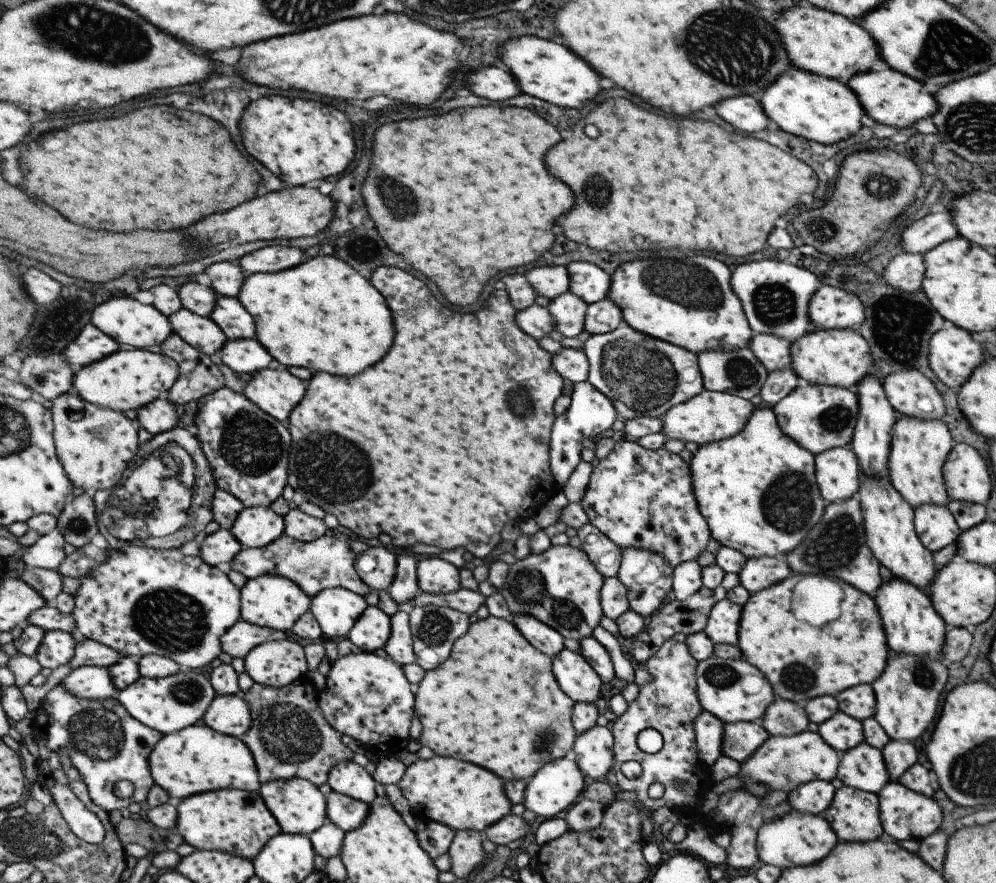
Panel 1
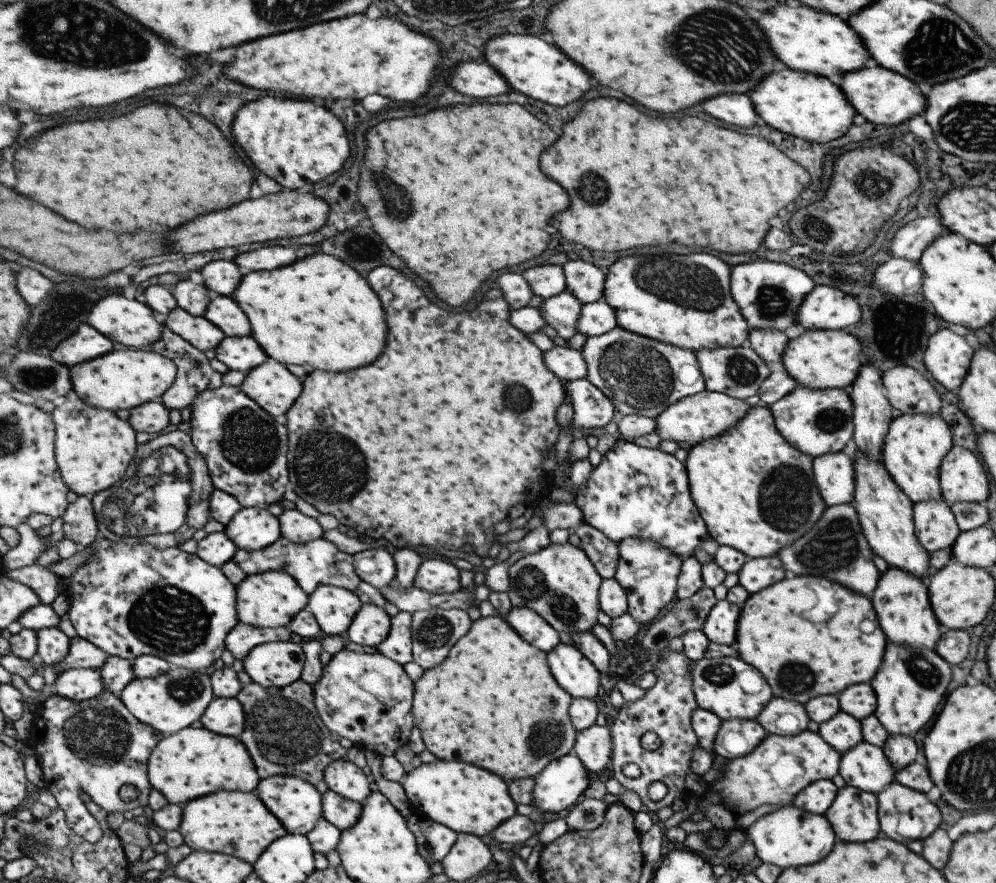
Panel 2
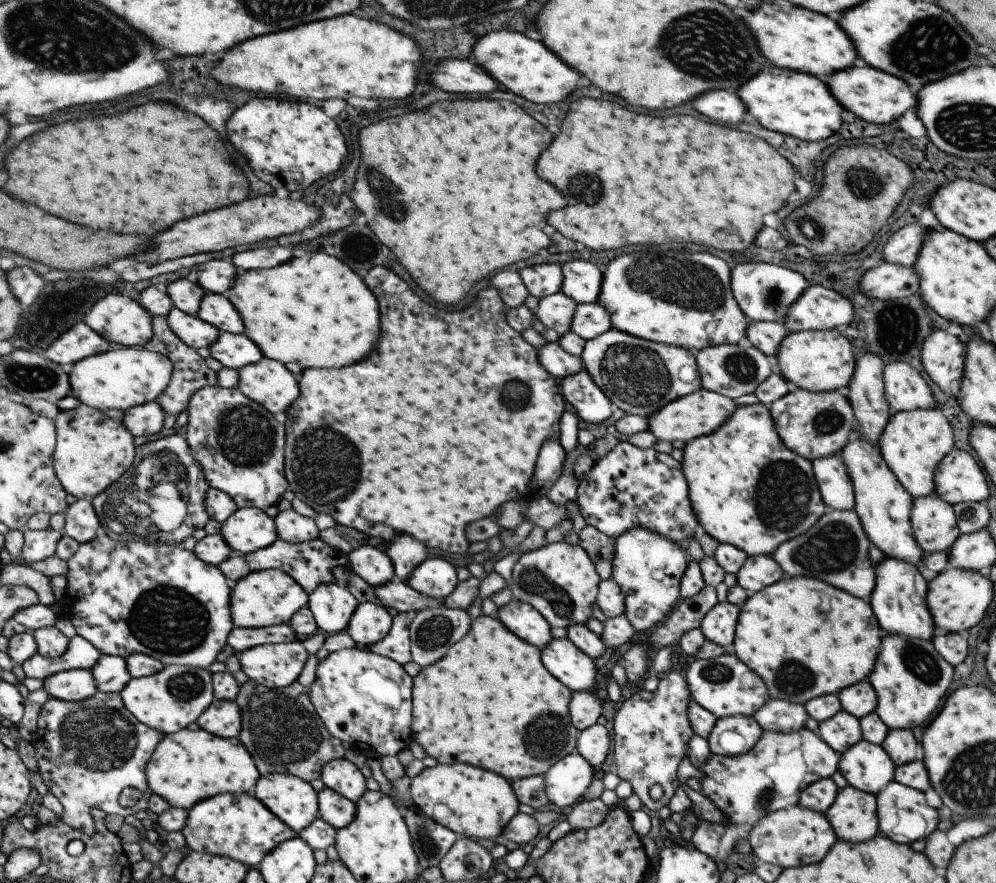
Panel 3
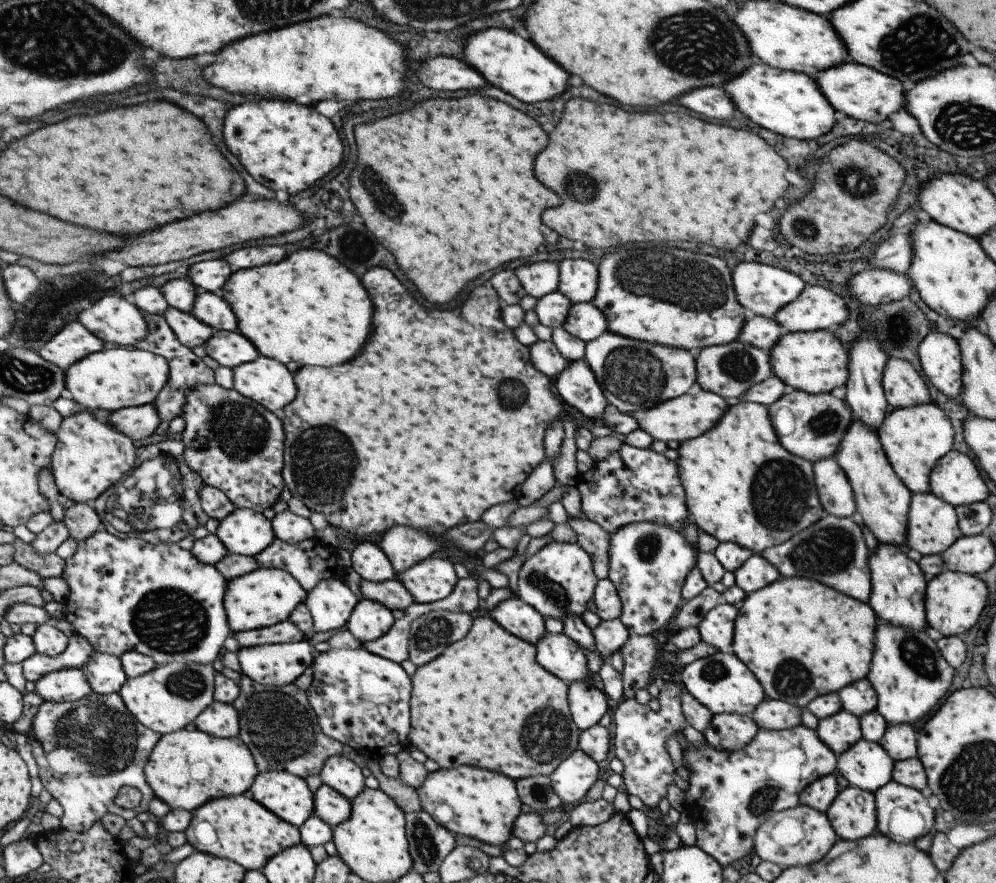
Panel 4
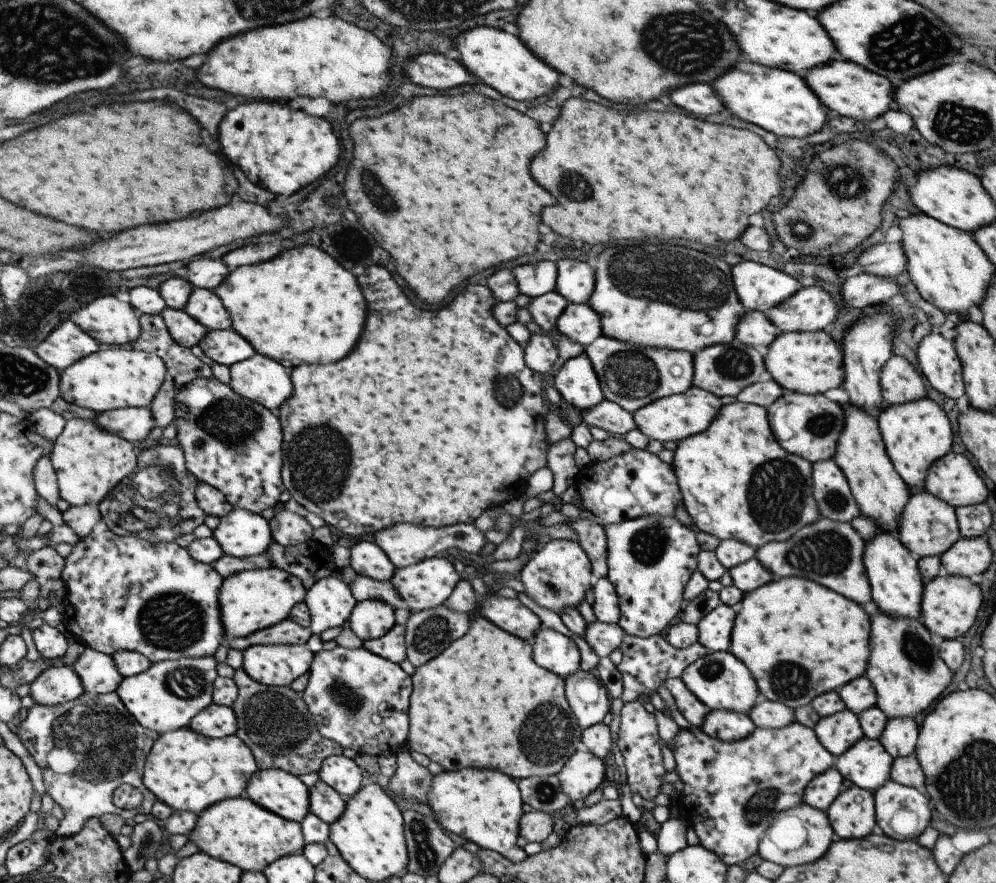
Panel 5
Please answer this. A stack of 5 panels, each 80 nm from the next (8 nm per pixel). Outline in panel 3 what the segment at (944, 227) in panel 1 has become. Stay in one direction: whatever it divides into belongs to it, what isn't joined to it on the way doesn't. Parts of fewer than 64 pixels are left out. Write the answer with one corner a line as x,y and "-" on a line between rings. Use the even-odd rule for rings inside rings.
910,223
898,228
885,242
881,258
885,263
911,268
915,262
922,236
927,228
917,223

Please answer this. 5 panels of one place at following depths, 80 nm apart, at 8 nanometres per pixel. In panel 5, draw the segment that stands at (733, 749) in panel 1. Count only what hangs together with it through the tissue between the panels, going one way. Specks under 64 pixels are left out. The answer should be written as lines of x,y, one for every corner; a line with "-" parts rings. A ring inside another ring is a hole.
714,710
707,711
700,729
710,737
731,742
751,734
755,728
746,713

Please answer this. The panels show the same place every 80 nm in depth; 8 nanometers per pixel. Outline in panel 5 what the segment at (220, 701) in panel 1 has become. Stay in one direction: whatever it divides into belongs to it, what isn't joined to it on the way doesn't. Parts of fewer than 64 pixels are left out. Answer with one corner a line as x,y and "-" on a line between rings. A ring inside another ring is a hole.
214,702
195,716
189,728
212,739
222,739
237,734
238,715
233,707

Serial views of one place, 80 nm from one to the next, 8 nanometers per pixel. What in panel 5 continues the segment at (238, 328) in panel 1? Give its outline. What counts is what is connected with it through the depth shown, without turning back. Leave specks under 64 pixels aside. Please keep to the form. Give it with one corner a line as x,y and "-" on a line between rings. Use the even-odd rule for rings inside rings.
196,287
184,309
209,330
233,328
230,312
215,291

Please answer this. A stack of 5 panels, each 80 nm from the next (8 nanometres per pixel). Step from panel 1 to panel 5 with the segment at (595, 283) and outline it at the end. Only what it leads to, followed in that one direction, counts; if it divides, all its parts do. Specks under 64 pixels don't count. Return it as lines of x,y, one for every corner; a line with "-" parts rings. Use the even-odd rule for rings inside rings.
561,259
556,263
553,290
568,303
586,303
593,292
594,267
575,259

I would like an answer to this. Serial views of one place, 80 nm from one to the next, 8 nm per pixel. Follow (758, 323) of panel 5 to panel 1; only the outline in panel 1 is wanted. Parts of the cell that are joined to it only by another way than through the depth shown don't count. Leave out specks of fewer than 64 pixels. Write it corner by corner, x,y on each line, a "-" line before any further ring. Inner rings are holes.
753,333
748,342
748,349
767,370
771,372
790,368
790,342
772,334

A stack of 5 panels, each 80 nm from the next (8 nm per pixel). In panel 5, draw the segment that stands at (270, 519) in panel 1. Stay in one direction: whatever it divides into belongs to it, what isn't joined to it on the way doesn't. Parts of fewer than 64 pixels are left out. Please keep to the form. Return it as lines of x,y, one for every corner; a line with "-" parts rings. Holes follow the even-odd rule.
233,509
213,530
225,555
240,559
267,553
275,543
270,521
247,509

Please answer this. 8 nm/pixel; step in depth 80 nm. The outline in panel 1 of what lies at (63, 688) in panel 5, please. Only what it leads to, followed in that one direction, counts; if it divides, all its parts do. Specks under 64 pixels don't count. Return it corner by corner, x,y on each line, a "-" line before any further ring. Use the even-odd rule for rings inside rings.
81,667
72,669
61,681
67,692
80,699
113,699
119,692
105,667

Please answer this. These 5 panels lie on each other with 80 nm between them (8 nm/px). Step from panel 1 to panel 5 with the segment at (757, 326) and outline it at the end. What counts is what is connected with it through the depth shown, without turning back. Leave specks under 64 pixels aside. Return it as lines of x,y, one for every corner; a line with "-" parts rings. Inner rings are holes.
749,259
730,267
730,273
737,298
743,305
745,312
761,311
764,314
768,308
783,302
803,286
792,276

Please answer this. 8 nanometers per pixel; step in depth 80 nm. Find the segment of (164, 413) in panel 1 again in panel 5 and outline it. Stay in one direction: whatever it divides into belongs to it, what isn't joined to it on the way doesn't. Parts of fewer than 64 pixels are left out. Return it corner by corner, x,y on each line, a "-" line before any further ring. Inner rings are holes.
129,407
98,413
96,423
110,433
128,441
147,440
156,426
154,413
148,407

